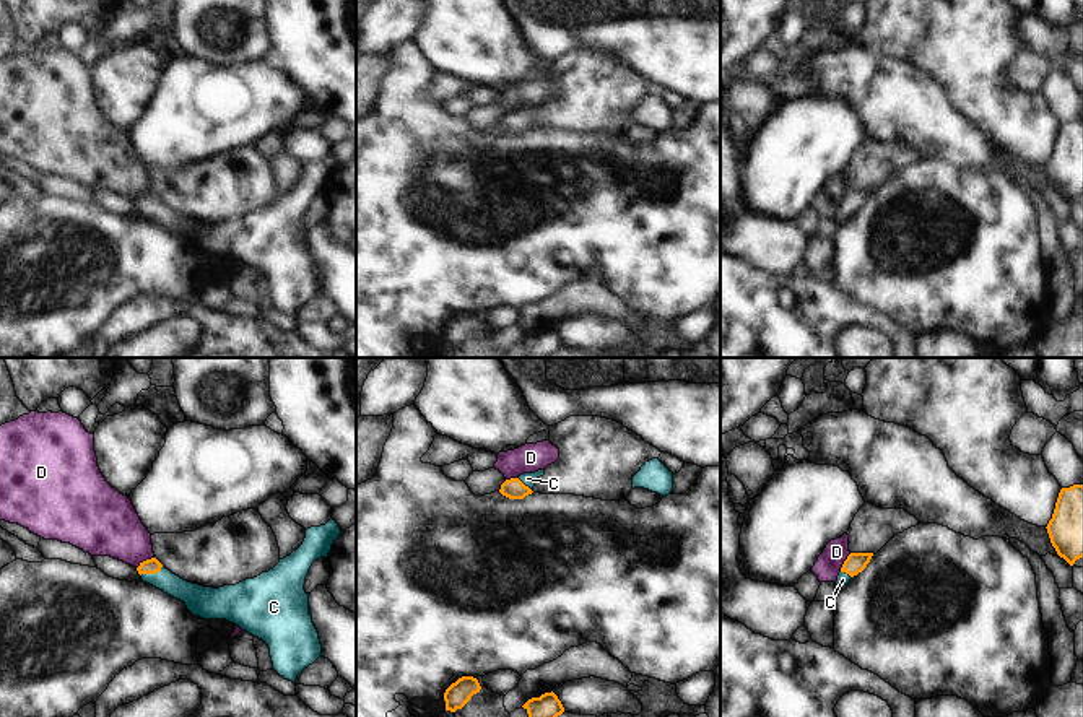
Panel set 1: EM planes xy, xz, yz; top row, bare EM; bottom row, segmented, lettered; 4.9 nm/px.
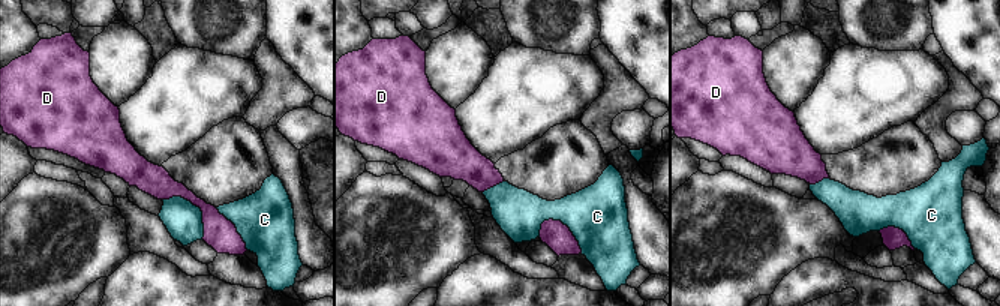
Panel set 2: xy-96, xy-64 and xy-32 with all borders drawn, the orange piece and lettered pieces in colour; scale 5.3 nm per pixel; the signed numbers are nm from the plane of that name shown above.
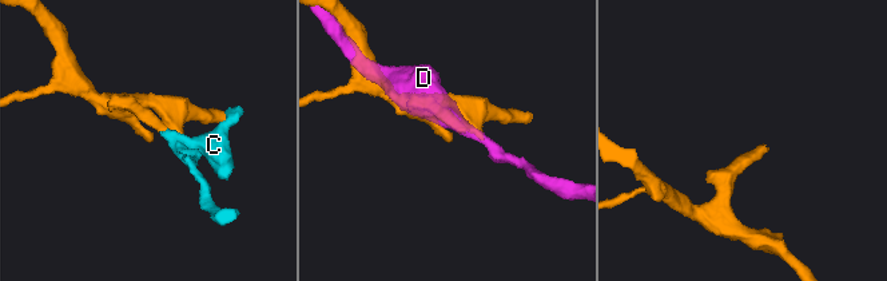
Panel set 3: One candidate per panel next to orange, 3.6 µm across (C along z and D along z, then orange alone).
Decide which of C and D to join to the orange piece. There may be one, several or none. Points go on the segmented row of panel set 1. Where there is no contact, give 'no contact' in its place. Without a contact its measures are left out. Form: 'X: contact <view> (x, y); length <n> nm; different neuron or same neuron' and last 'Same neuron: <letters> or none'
C: contact xy (152, 573); length 130 nm; same neuron
D: contact xy (145, 561); length 110 nm; different neuron
Same neuron: C

